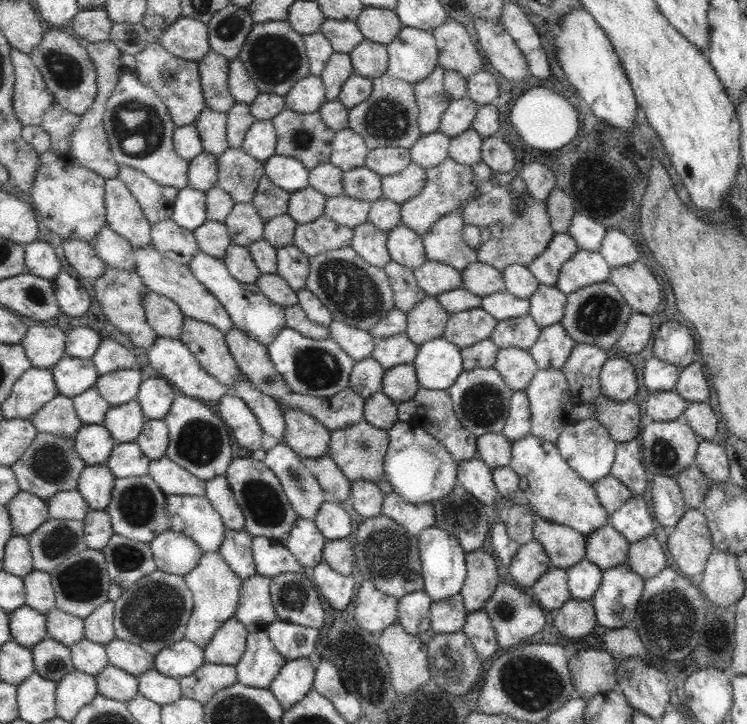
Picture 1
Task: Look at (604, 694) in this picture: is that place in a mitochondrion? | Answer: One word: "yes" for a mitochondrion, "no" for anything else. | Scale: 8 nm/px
no

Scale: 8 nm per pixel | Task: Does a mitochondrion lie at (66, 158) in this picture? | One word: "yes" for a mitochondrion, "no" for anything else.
no

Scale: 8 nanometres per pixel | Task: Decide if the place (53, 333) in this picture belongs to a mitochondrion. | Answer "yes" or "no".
no

